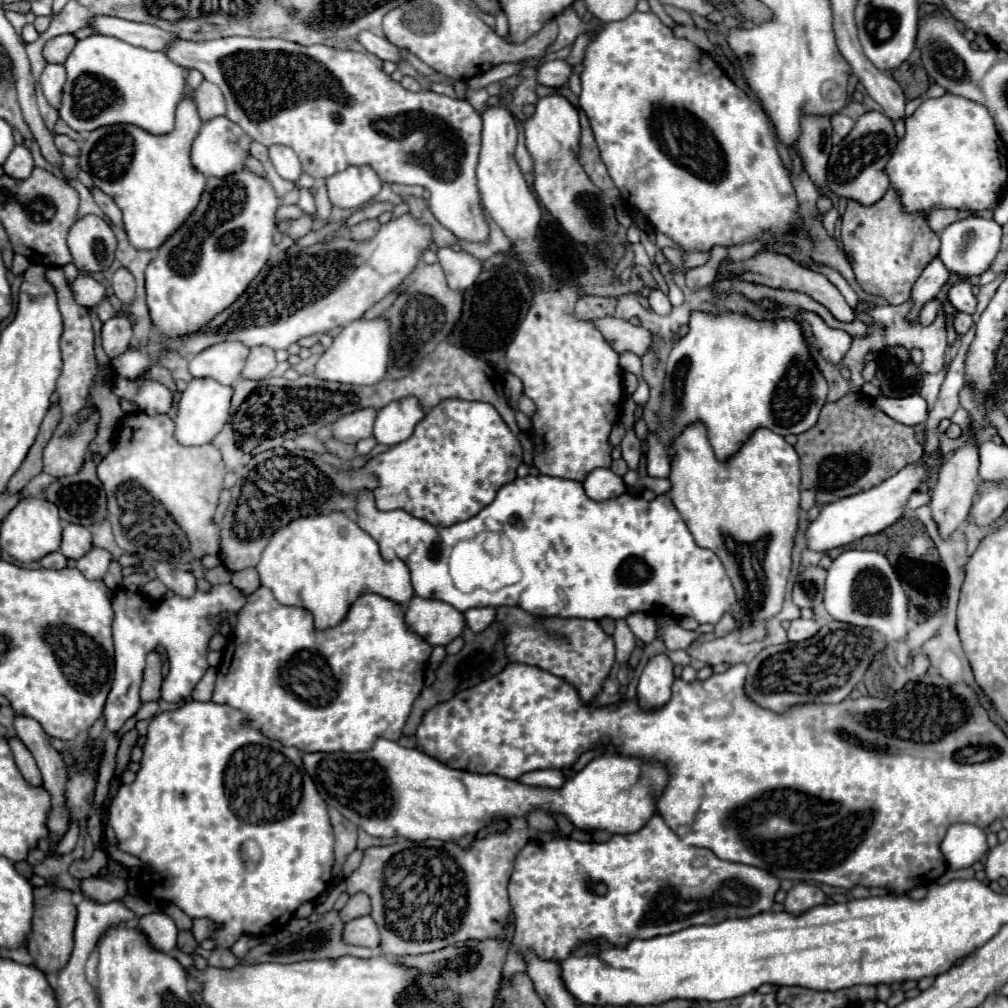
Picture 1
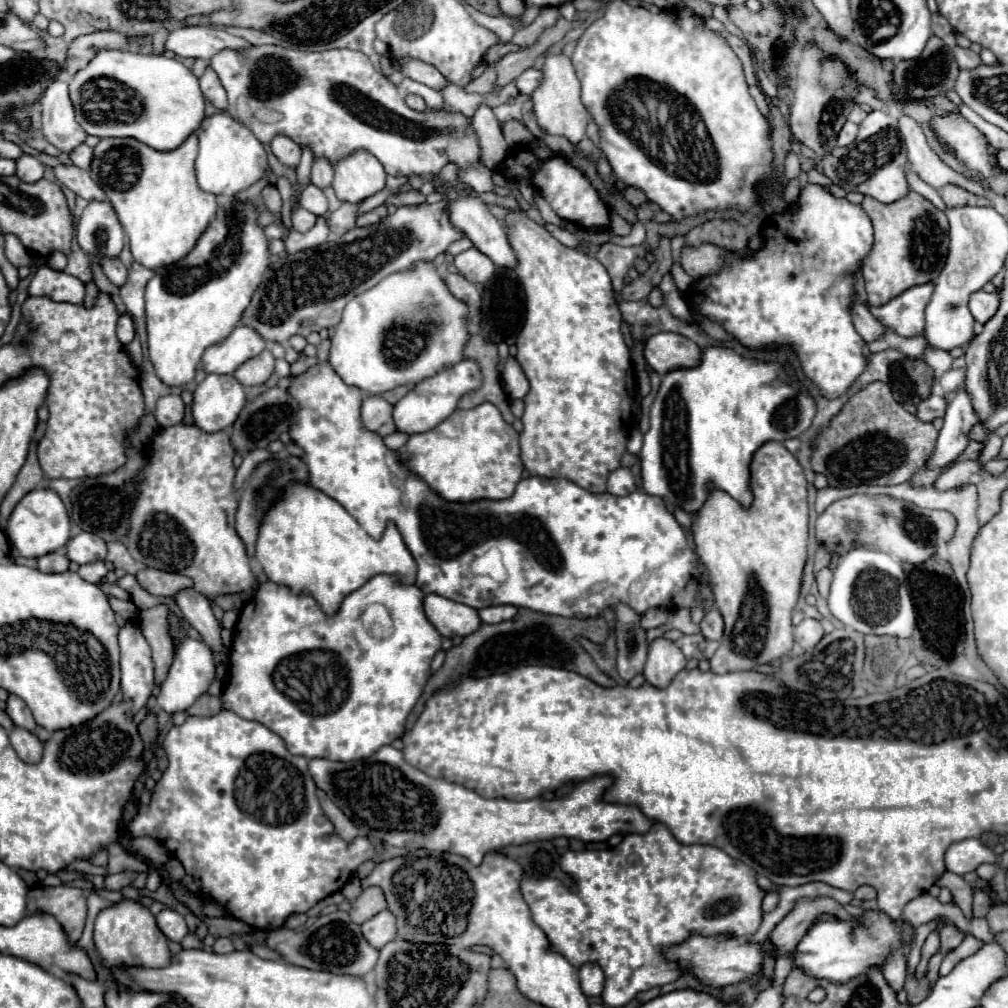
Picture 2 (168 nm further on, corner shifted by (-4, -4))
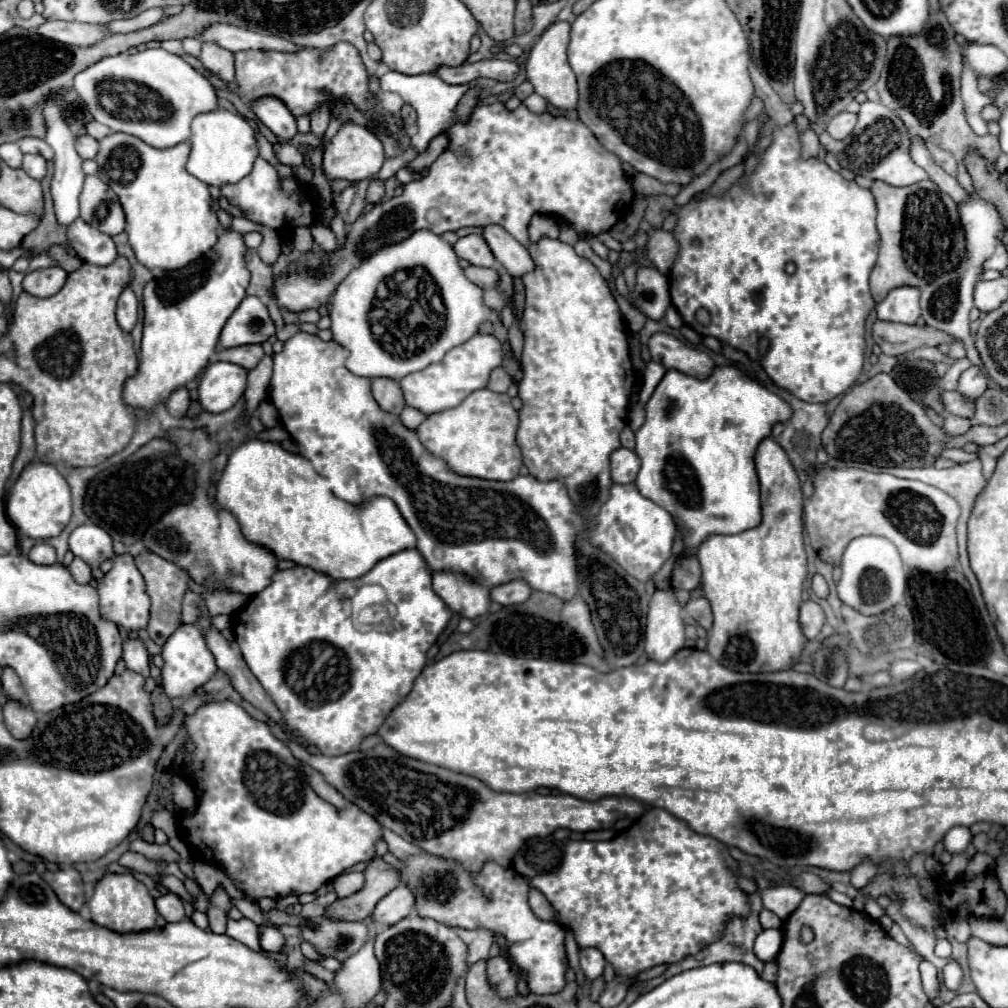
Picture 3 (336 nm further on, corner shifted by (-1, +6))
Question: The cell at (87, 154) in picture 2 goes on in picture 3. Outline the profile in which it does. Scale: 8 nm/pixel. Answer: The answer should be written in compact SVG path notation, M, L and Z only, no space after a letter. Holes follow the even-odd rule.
M79 135L75 149L81 159L95 159L95 155L99 151L99 143L97 143L97 139L93 139L89 135Z

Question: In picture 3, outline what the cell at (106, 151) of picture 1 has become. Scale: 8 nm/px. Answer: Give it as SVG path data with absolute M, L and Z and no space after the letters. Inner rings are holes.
M111 133L99 141L99 153L95 157L99 165L99 179L103 179L117 195L123 205L125 217L127 217L127 235L129 245L139 259L141 265L147 269L179 269L187 263L201 257L205 251L209 251L217 241L217 213L213 207L213 199L209 193L209 185L195 179L191 173L187 173L187 155L191 153L191 145L187 141L169 147L169 149L155 149L147 145L145 141L127 135L127 133Z

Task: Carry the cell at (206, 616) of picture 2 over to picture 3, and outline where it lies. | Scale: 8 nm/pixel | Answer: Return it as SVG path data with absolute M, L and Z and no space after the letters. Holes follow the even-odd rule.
M201 617L197 627L201 629L201 633L205 637L205 643L207 643L209 651L213 653L213 657L217 661L217 667L229 677L229 681L235 687L235 691L243 699L247 699L253 707L257 707L263 713L267 713L271 717L271 721L281 723L281 713L277 711L277 707L273 705L269 695L263 691L261 683L255 679L255 675L251 675L247 663L243 661L239 645L235 641L225 639L221 635L221 631L217 631L213 627L209 617Z

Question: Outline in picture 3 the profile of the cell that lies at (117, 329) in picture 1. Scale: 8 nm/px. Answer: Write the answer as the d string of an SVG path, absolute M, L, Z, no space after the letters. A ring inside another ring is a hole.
M125 287L123 293L119 295L119 303L117 303L117 323L119 323L119 327L123 331L131 331L135 327L137 313L139 313L137 297L129 287Z

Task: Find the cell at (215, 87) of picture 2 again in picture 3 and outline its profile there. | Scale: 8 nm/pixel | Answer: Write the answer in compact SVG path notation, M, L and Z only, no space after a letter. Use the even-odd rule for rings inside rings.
M203 43L203 51L199 61L205 65L207 71L217 75L225 85L233 83L233 53L227 49L217 47L215 43Z

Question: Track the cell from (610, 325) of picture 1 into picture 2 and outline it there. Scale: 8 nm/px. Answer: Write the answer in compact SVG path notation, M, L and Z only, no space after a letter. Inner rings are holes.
M656 333L646 341L644 357L660 375L674 369L698 367L702 359L700 347L678 333Z

